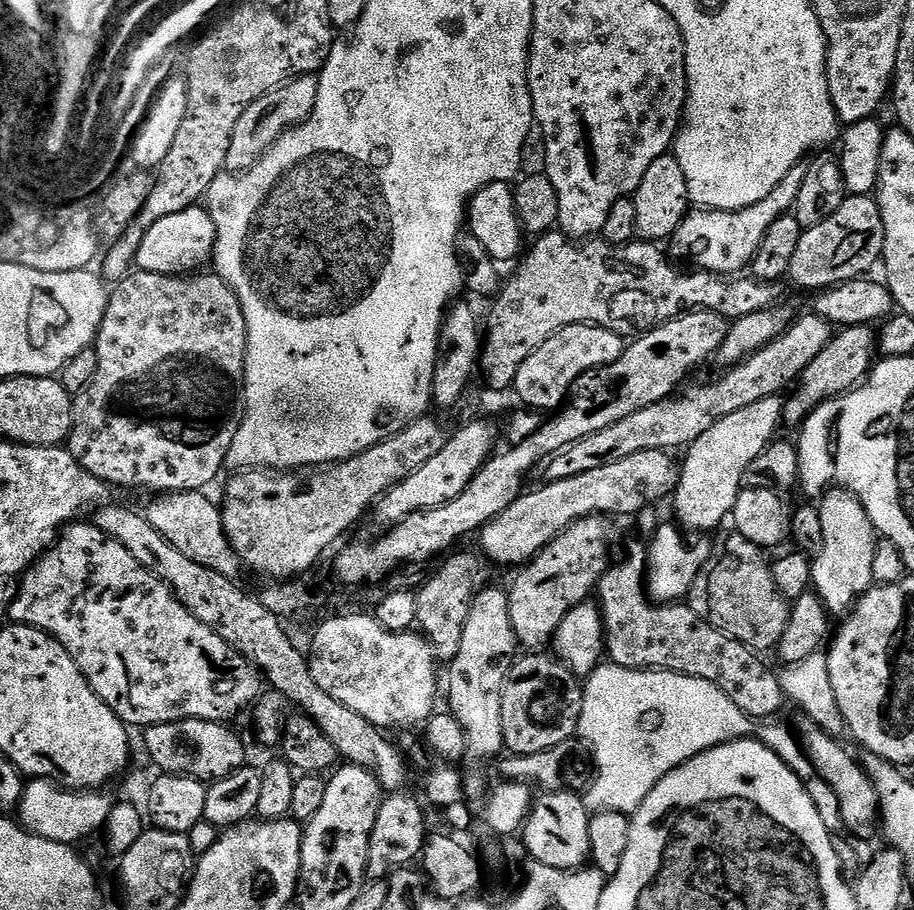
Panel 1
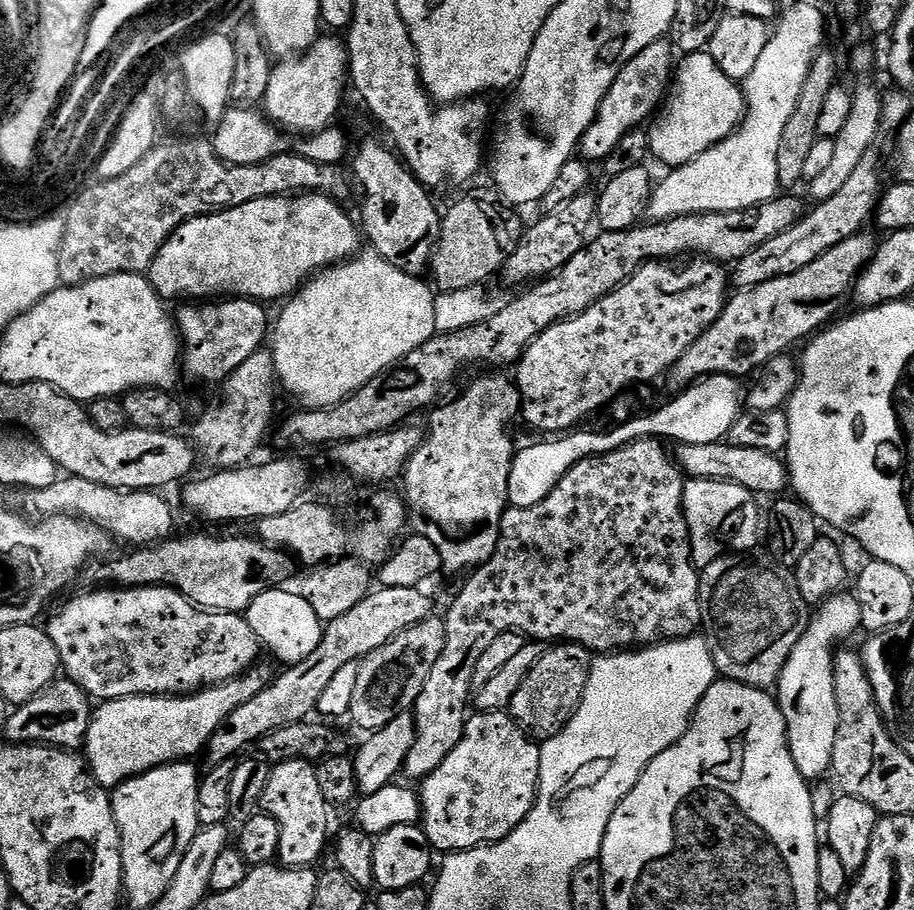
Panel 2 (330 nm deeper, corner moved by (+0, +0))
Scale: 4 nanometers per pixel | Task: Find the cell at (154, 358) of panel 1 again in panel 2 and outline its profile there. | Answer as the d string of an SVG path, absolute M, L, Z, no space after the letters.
M244 297L204 302L200 306L184 306L174 322L181 339L184 339L182 354L182 372L192 380L214 382L217 384L228 376L265 345L270 330L270 316L264 310L261 301Z

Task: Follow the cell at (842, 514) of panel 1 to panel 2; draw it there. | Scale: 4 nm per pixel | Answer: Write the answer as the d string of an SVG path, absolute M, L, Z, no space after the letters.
M851 591L837 592L825 600L809 619L806 634L802 634L798 646L790 650L790 658L786 658L786 666L782 666L782 674L774 685L774 695L786 722L794 766L798 766L809 782L819 781L824 775L827 777L832 767L834 738L838 738L840 725L834 690L834 662L838 649L843 645L840 643L861 631L861 618L862 610Z

